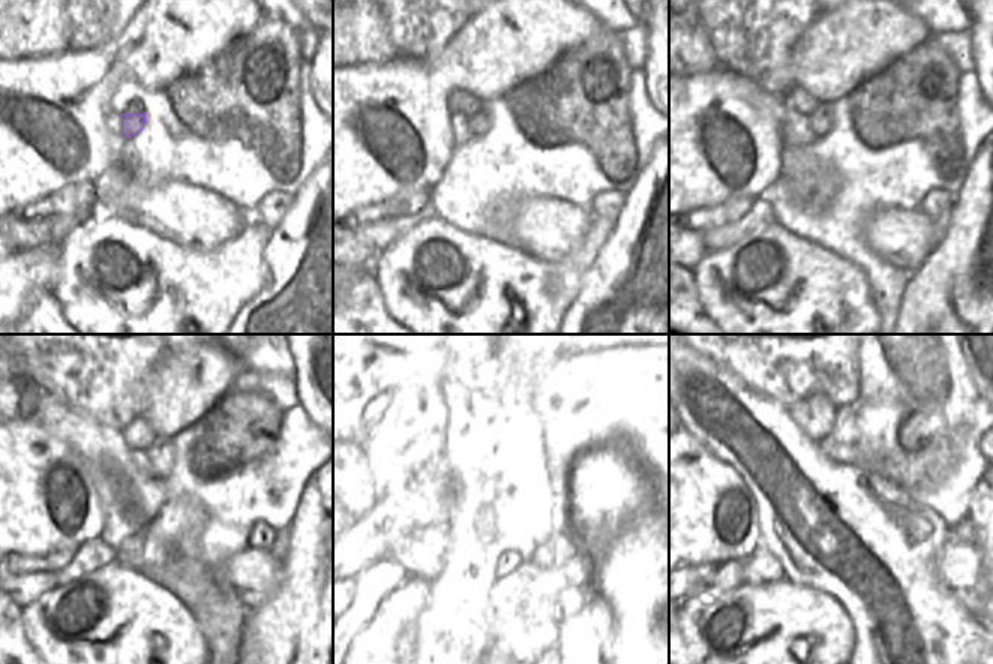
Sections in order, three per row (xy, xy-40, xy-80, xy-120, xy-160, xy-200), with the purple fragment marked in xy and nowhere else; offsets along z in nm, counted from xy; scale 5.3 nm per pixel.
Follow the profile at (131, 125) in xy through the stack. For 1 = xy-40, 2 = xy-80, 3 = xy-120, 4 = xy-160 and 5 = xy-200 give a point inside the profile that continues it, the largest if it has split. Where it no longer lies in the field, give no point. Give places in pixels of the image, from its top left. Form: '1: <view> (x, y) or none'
1: xy-40 (479, 123)
2: xy-80 (821, 120)
3: xy-120 (159, 453)
4: xy-160 (498, 450)
5: xy-200 (843, 430)

